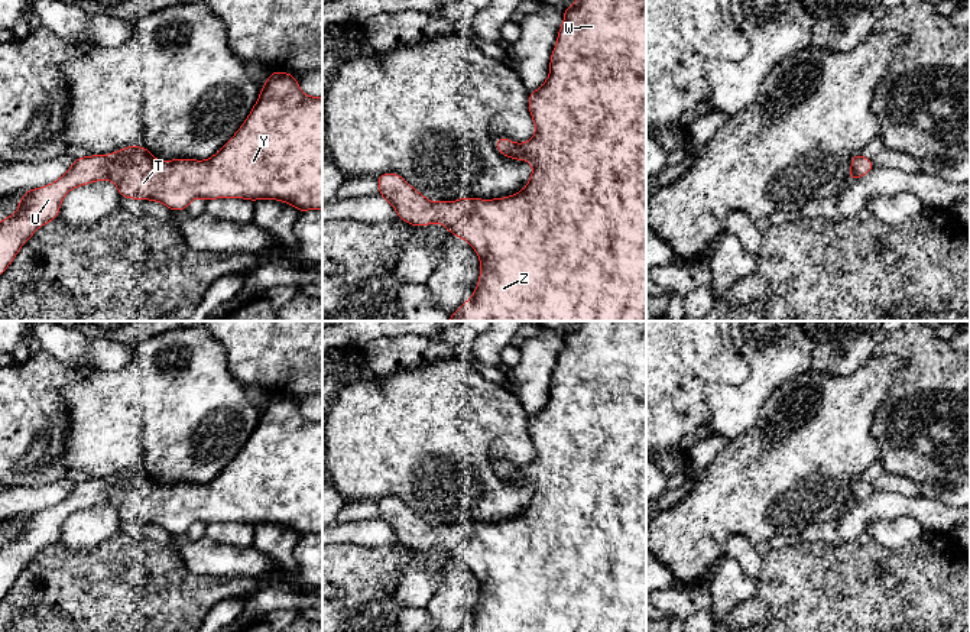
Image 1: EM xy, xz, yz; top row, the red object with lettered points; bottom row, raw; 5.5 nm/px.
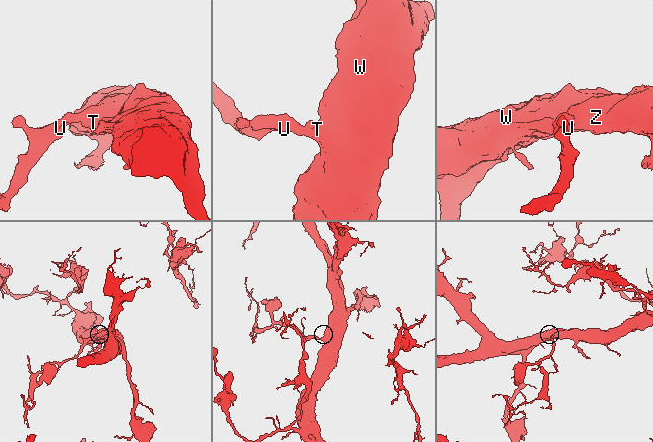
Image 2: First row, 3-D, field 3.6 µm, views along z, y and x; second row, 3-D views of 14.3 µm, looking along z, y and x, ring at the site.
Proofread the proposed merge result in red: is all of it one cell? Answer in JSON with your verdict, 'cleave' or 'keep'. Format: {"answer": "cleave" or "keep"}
{"answer": "keep"}

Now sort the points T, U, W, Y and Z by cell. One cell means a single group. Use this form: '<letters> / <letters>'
T U W Y Z

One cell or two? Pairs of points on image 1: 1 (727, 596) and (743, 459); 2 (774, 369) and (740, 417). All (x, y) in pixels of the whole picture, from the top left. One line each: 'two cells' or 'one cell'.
1: two cells
2: one cell

